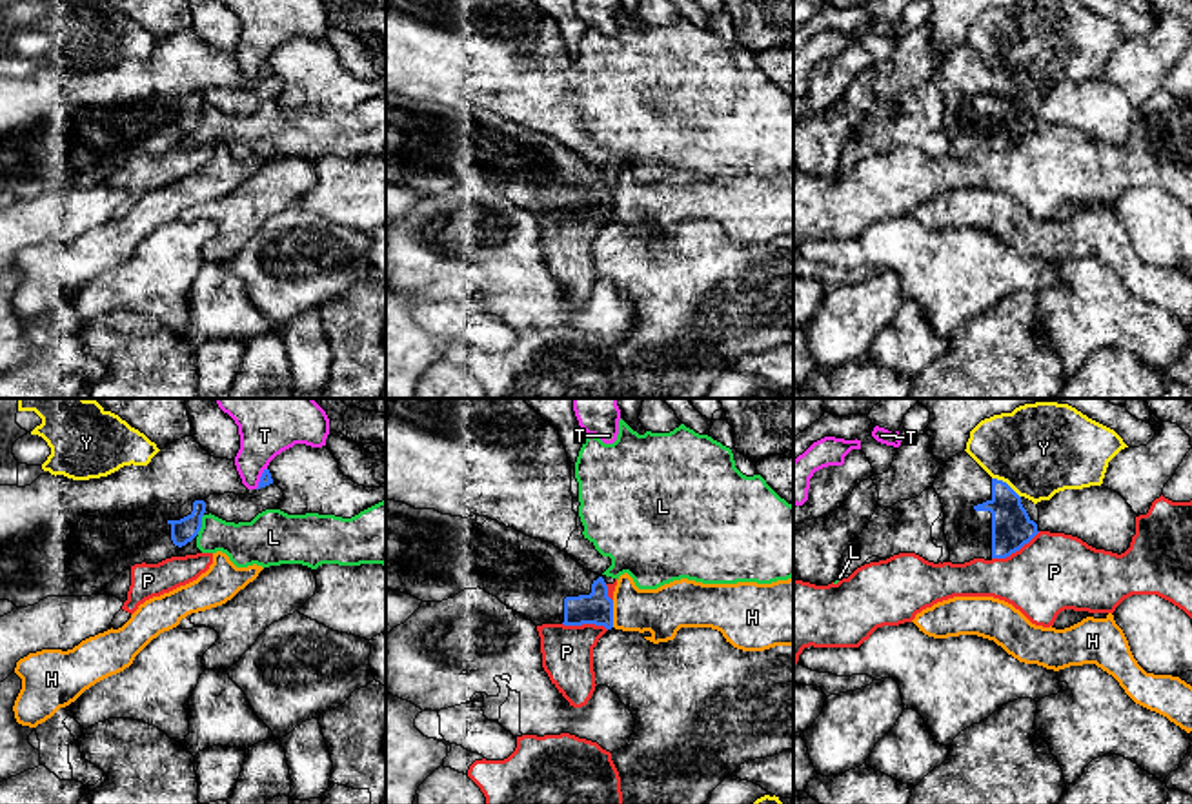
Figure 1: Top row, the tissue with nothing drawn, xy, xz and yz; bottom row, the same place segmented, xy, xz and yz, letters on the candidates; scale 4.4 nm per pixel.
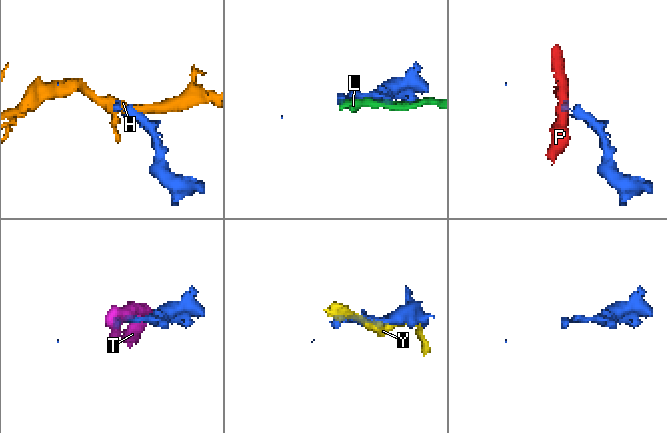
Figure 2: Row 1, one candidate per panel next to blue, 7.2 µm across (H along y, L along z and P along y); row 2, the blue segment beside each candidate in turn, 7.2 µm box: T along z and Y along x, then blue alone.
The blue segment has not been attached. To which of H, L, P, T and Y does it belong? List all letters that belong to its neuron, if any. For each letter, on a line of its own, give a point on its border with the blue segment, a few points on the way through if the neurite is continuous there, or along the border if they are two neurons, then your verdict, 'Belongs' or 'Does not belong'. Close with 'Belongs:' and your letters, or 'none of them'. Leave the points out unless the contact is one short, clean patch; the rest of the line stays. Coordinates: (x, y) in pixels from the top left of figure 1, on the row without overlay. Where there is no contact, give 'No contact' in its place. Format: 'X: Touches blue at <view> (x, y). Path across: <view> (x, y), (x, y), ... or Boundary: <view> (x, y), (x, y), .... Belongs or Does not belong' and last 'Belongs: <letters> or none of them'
H: Touches blue at xz (612, 206). Boundary: xz (612, 193), (614, 219). Does not belong
L: Touches blue at xy (201, 117). Boundary: xy (204, 108), (197, 126). Does not belong
P: Touches blue at yz (1016, 142). Boundary: yz (1040, 124), (1009, 148), (992, 151). Does not belong
T: Touches blue at xy (261, 71). Does not belong
Y: Touches blue at yz (1007, 77). Does not belong
Belongs: none of them

